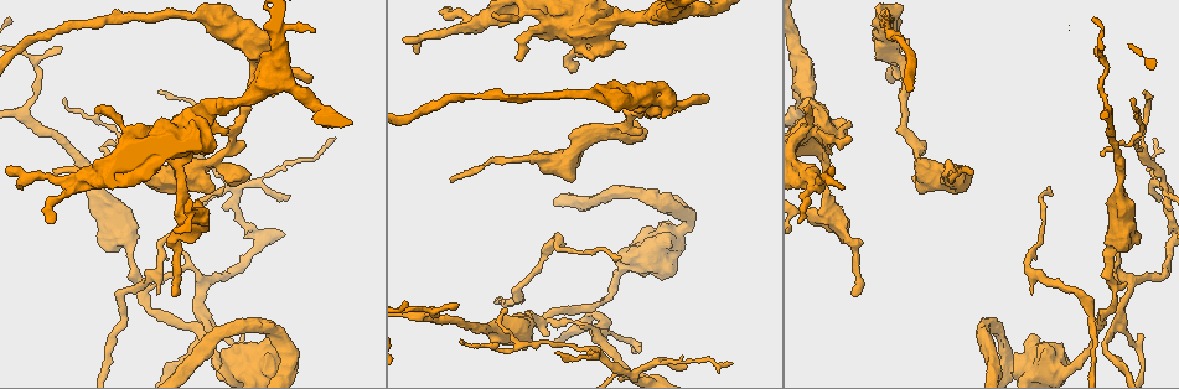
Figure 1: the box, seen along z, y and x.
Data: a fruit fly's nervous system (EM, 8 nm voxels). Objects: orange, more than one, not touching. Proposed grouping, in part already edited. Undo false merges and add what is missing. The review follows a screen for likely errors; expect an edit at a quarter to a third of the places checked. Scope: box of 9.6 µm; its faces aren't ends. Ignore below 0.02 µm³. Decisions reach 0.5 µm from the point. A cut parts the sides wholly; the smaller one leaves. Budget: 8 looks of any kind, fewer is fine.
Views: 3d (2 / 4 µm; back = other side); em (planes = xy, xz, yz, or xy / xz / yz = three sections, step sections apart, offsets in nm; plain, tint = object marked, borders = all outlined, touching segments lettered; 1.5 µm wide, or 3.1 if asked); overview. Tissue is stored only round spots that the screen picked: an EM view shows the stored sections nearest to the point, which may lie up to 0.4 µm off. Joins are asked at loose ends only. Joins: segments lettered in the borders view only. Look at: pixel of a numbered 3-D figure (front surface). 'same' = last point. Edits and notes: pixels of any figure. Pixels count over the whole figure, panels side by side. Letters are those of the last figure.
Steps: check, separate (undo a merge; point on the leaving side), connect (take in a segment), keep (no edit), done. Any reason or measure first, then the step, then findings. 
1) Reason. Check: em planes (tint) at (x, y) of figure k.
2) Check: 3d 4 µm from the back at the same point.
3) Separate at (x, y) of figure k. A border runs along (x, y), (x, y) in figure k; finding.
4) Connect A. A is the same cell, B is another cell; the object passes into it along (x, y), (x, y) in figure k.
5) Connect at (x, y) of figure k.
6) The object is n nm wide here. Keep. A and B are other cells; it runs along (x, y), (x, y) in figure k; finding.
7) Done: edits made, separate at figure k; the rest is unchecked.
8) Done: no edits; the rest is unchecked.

Sudden change in width. Check: em planes (borders) at (948, 173) of figure 1.

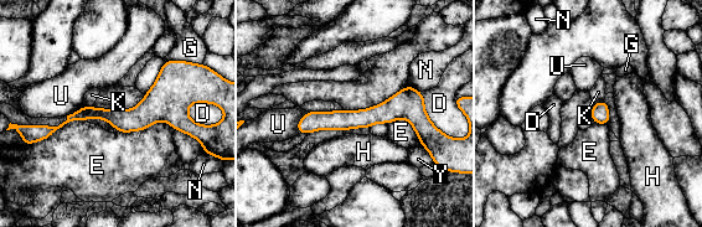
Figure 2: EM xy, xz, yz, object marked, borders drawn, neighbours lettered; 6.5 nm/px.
Keep. D, E, G, H, K, N, U and Y are other cells; it runs along (190, 99), (142, 117), (83, 113), (45, 132) in figure 2; all the same cell.

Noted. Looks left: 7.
Thin end. Check: em planes (borders) at (971, 174) of figure 1.

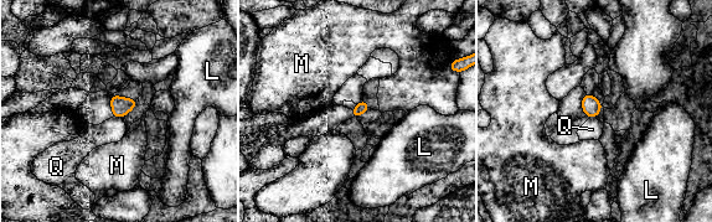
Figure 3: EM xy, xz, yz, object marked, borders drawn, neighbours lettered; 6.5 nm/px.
Keep. L, M and Q are other cells; no lettered segment goes on from it.

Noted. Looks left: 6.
Check: em planes (plain) at (920, 185) of figure 1.

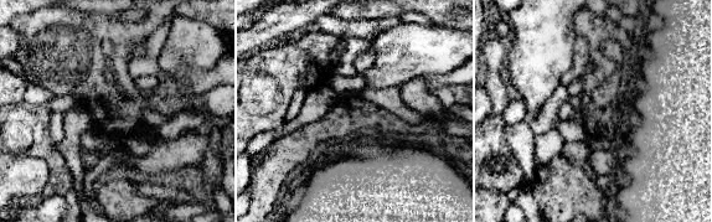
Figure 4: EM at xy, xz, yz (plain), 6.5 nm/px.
See the neighbours. Check: em planes (borders) at the same point.

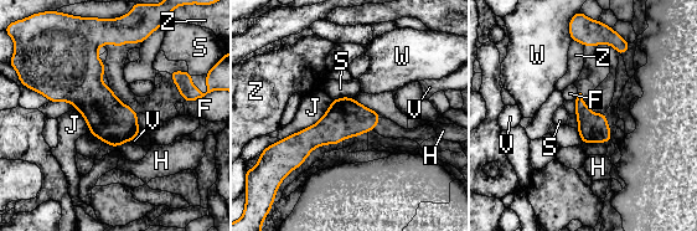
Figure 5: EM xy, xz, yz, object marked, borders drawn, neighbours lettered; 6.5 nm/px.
Keep. F, H, J, S, V, W and Z are other cells; none of them fits.

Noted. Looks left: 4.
Done: no edits; the rest is unchecked.

